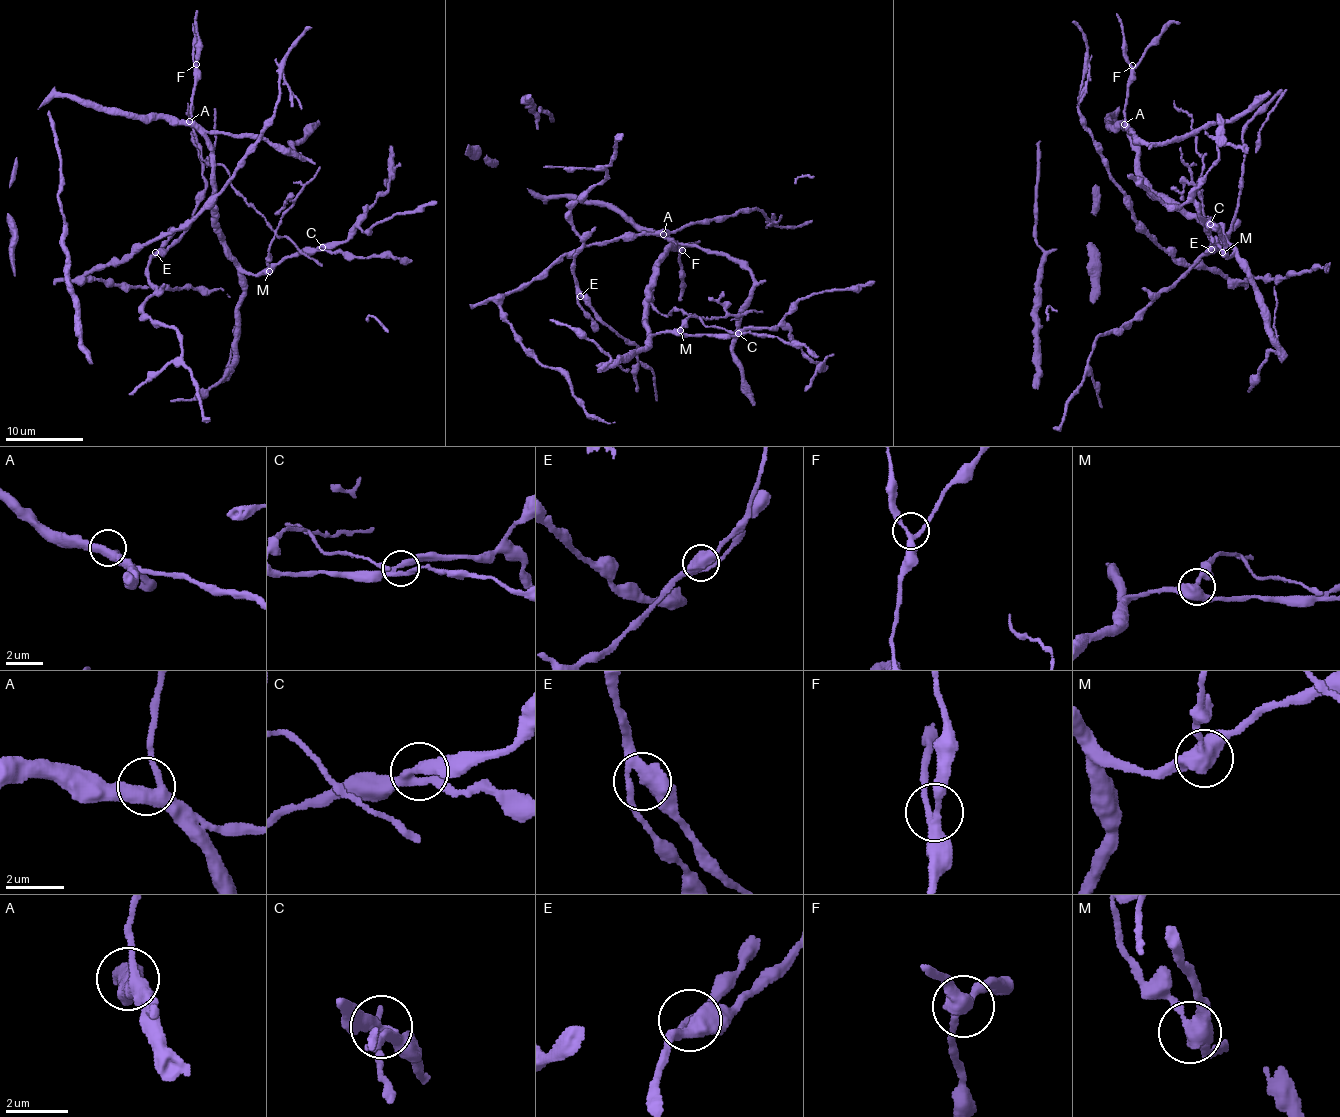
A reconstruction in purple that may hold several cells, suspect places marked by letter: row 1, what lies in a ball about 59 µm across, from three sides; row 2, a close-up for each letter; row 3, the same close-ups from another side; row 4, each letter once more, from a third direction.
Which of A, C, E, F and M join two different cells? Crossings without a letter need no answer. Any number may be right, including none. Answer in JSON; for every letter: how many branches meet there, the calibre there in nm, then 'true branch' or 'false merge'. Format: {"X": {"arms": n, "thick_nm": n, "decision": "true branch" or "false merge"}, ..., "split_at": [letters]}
{"A": {"arms": 3, "thick_nm": 400, "decision": "true branch"}, "C": {"arms": 3, "thick_nm": 280, "decision": "true branch"}, "E": {"arms": 3, "thick_nm": 400, "decision": "true branch"}, "F": {"arms": 3, "thick_nm": 280, "decision": "true branch"}, "M": {"arms": 3, "thick_nm": 440, "decision": "false merge"}, "split_at": ["M"]}

